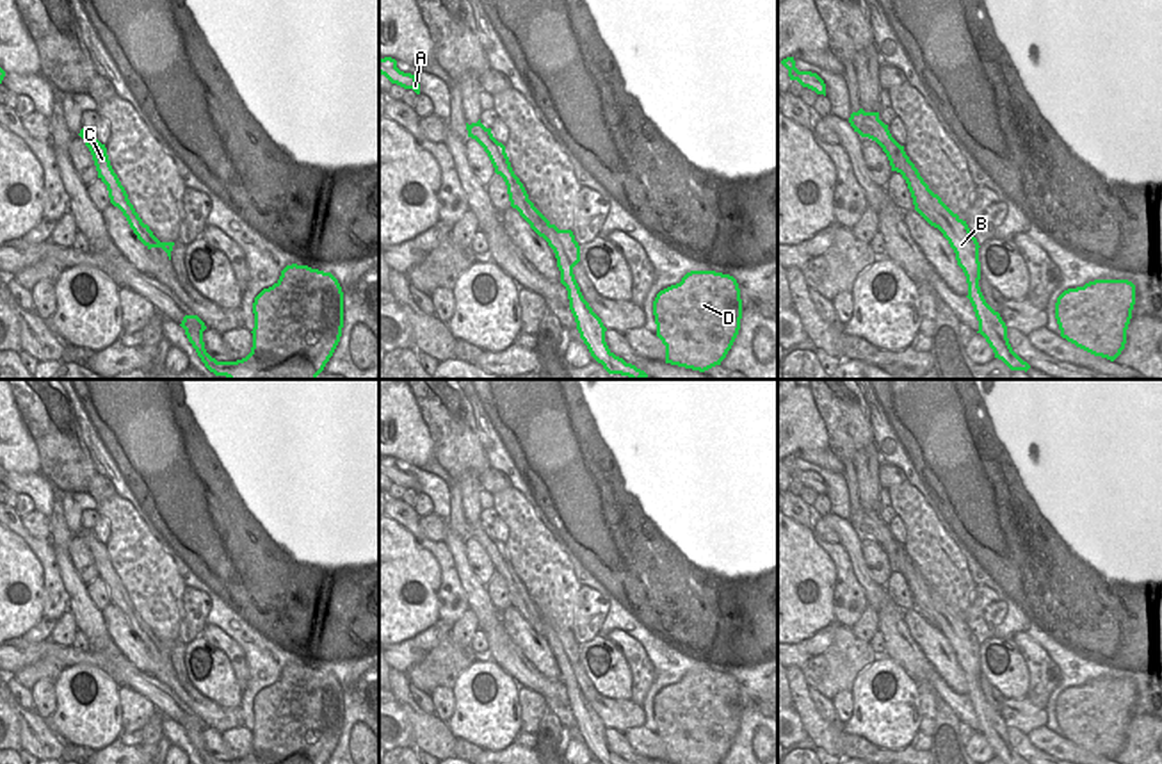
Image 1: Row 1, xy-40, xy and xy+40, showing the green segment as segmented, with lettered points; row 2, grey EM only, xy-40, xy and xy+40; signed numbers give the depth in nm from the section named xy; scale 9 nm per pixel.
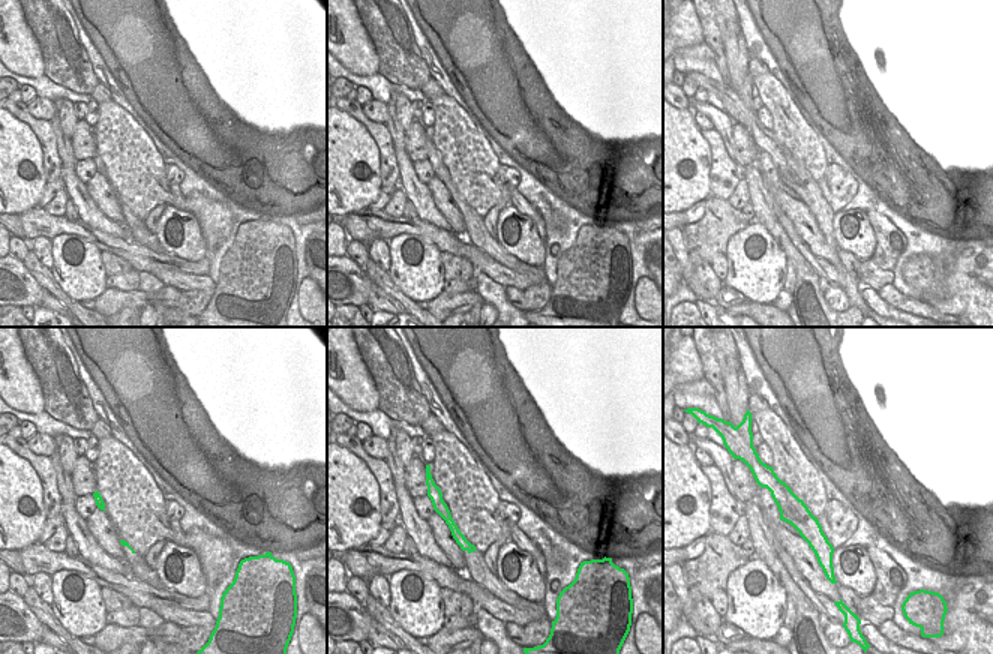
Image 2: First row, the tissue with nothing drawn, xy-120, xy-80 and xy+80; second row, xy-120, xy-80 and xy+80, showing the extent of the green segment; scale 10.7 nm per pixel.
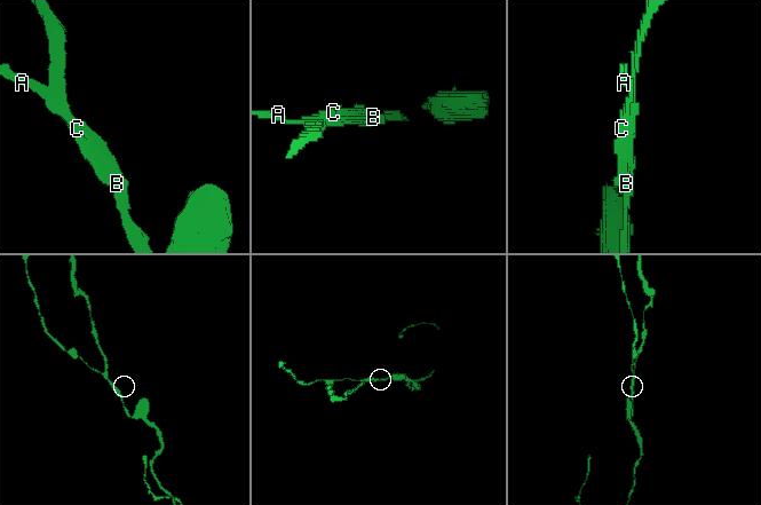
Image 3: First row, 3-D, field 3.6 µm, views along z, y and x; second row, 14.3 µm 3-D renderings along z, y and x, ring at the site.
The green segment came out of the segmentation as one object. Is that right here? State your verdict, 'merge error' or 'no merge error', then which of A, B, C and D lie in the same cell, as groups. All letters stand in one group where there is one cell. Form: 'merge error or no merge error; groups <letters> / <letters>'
merge error; groups A C / B D

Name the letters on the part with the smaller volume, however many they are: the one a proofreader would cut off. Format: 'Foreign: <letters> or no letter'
Foreign: A, C.

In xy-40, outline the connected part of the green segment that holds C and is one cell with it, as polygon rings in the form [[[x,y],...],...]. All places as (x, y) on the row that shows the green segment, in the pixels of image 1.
[[[82,128],[78,135],[84,139],[85,146],[89,148],[89,151],[93,155],[93,160],[94,160],[94,166],[98,171],[98,178],[107,185],[110,203],[123,212],[130,228],[133,230],[137,239],[148,249],[157,248],[149,237],[149,232],[144,228],[142,219],[139,217],[133,205],[130,203],[125,187],[121,185],[117,175],[114,173],[110,160],[109,160],[109,155],[107,155],[105,144],[101,144],[94,137],[93,130]]]

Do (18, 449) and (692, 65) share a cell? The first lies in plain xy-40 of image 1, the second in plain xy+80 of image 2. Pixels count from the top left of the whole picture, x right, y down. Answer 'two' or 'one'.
two

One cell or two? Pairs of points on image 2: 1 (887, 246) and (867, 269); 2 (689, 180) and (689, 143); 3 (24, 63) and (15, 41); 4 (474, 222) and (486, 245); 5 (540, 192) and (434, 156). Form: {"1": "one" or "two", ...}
{"1": "two", "2": "one", "3": "one", "4": "one", "5": "two"}

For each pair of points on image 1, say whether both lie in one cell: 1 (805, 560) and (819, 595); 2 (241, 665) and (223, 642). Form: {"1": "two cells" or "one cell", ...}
{"1": "one cell", "2": "one cell"}

